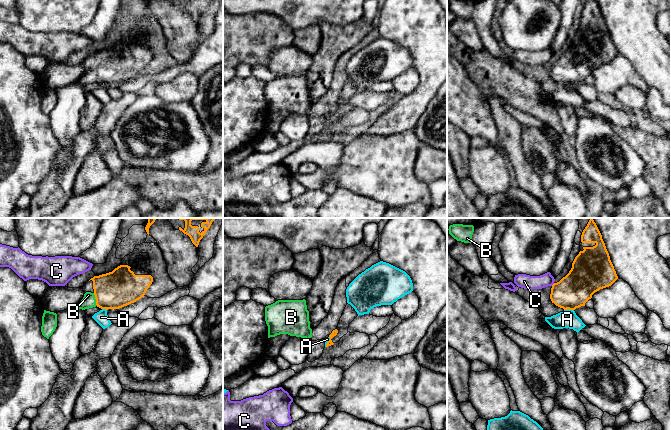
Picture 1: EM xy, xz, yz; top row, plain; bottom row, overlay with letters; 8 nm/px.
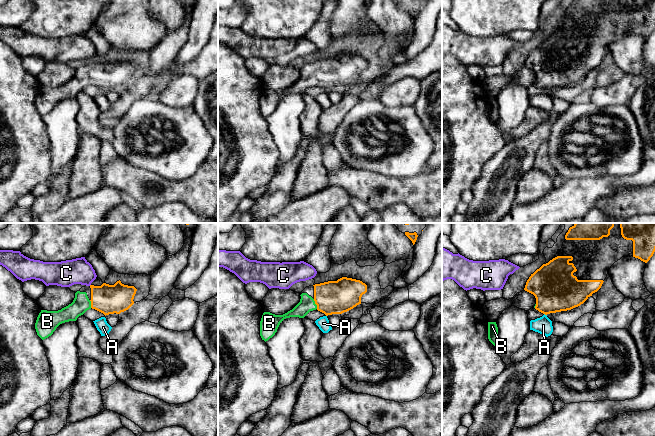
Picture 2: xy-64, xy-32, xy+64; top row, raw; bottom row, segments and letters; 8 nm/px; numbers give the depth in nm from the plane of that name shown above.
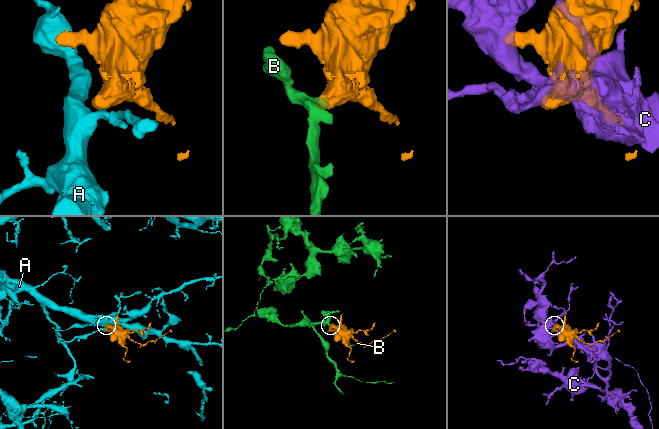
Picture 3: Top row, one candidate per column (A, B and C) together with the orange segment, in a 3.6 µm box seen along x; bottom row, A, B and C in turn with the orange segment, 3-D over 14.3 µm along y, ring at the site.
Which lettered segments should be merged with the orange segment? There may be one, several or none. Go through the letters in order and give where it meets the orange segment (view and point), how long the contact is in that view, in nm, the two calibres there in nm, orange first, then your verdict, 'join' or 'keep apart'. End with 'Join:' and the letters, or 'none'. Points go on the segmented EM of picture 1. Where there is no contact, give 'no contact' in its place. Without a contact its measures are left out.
A: yz (568, 308) | 80 nm | 280/140 nm | keep apart
B: xy (96, 299) | 110 nm | 300/110 nm | join
C: yz (553, 284) | 40 nm | 280/110 nm | keep apart
Join: B

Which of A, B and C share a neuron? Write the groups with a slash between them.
A / B / C

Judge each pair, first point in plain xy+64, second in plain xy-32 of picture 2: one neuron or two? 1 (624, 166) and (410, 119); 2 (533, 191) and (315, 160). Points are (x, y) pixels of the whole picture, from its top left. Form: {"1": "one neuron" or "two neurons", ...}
{"1": "one neuron", "2": "one neuron"}

